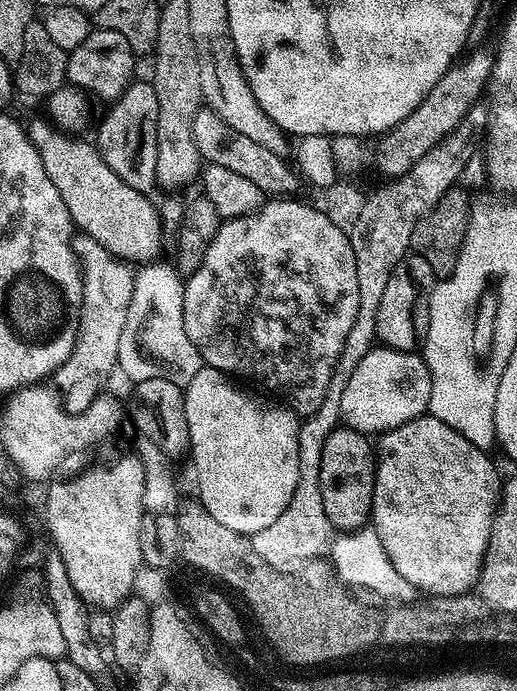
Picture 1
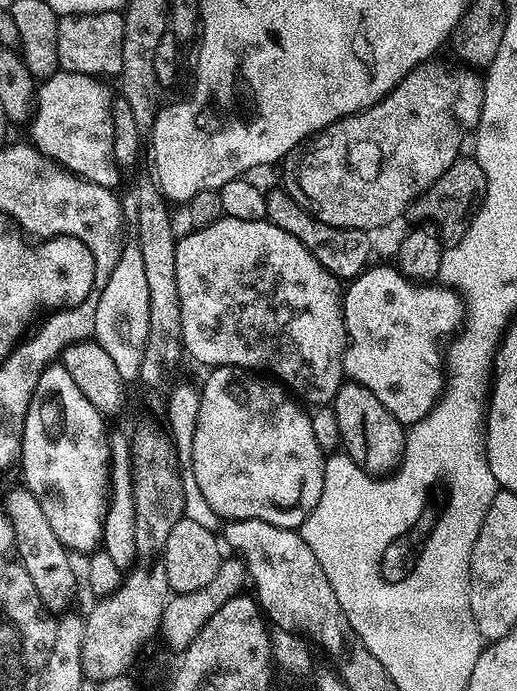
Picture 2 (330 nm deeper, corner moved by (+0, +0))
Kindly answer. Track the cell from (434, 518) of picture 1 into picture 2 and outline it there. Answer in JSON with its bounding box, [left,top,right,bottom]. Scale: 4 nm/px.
[330,384,405,473]

